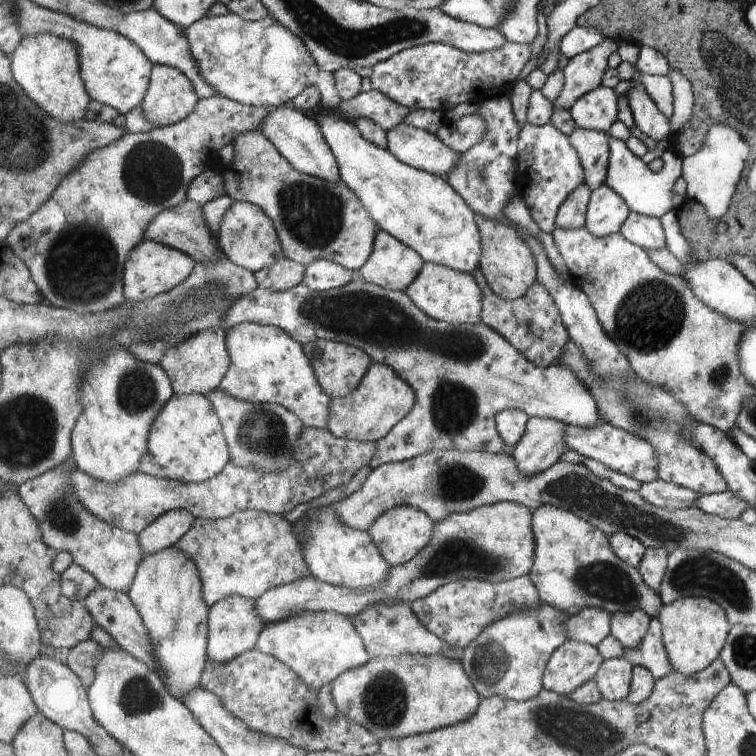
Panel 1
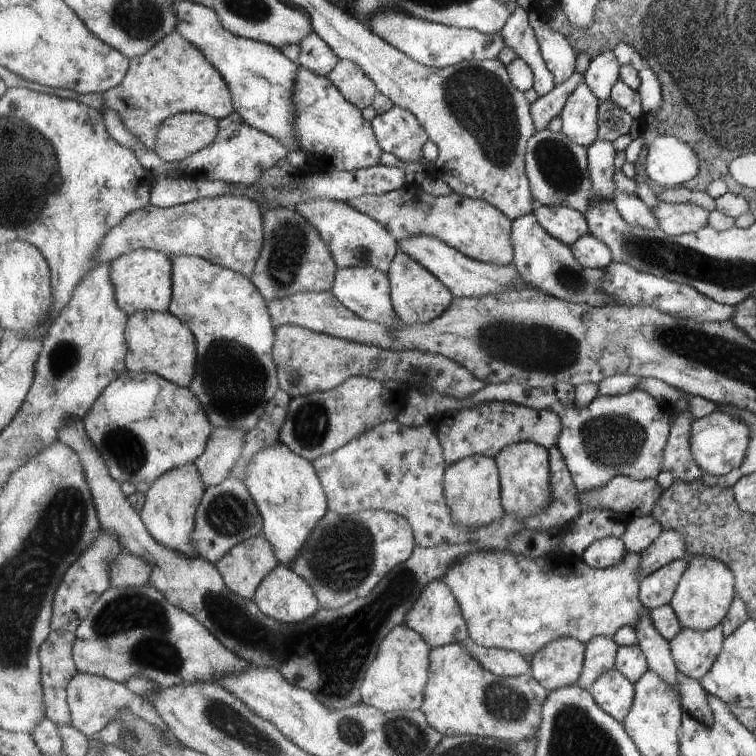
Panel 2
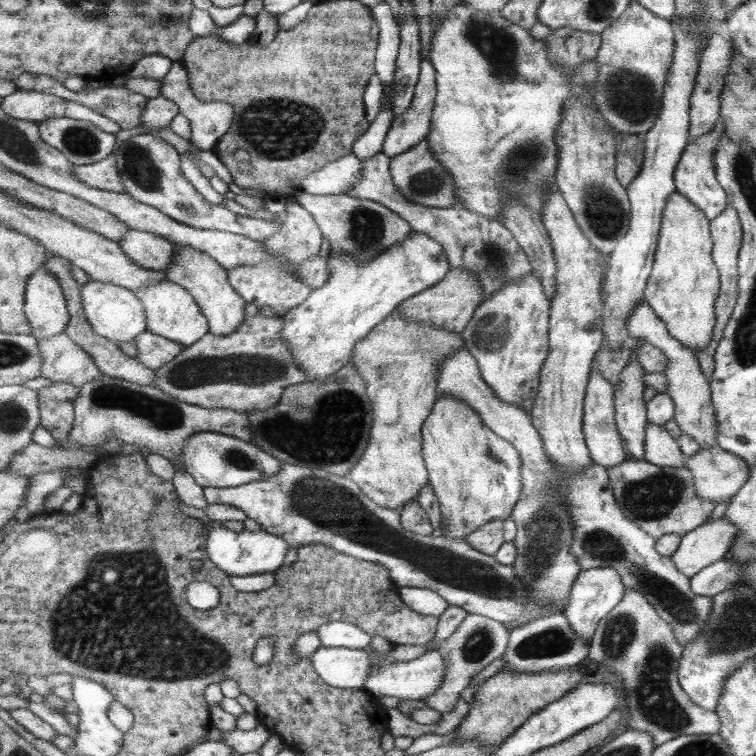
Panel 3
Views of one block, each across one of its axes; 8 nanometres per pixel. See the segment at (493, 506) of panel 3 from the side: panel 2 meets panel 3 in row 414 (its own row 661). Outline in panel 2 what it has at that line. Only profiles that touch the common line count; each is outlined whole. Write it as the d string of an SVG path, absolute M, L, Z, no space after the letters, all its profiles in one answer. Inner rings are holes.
M453 643L432 648L429 661L429 682L425 689L422 711L432 727L445 737L471 735L476 737L501 739L517 744L536 737L544 722L544 702L548 700L549 691L531 675L503 678L489 672L471 654L466 643Z

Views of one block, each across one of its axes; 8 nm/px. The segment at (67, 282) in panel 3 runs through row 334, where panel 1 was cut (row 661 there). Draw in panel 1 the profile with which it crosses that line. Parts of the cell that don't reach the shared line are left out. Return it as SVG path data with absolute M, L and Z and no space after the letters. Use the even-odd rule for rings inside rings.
M94 639L81 642L69 651L68 666L81 678L85 689L89 690L95 682L96 669L103 656L104 650Z

